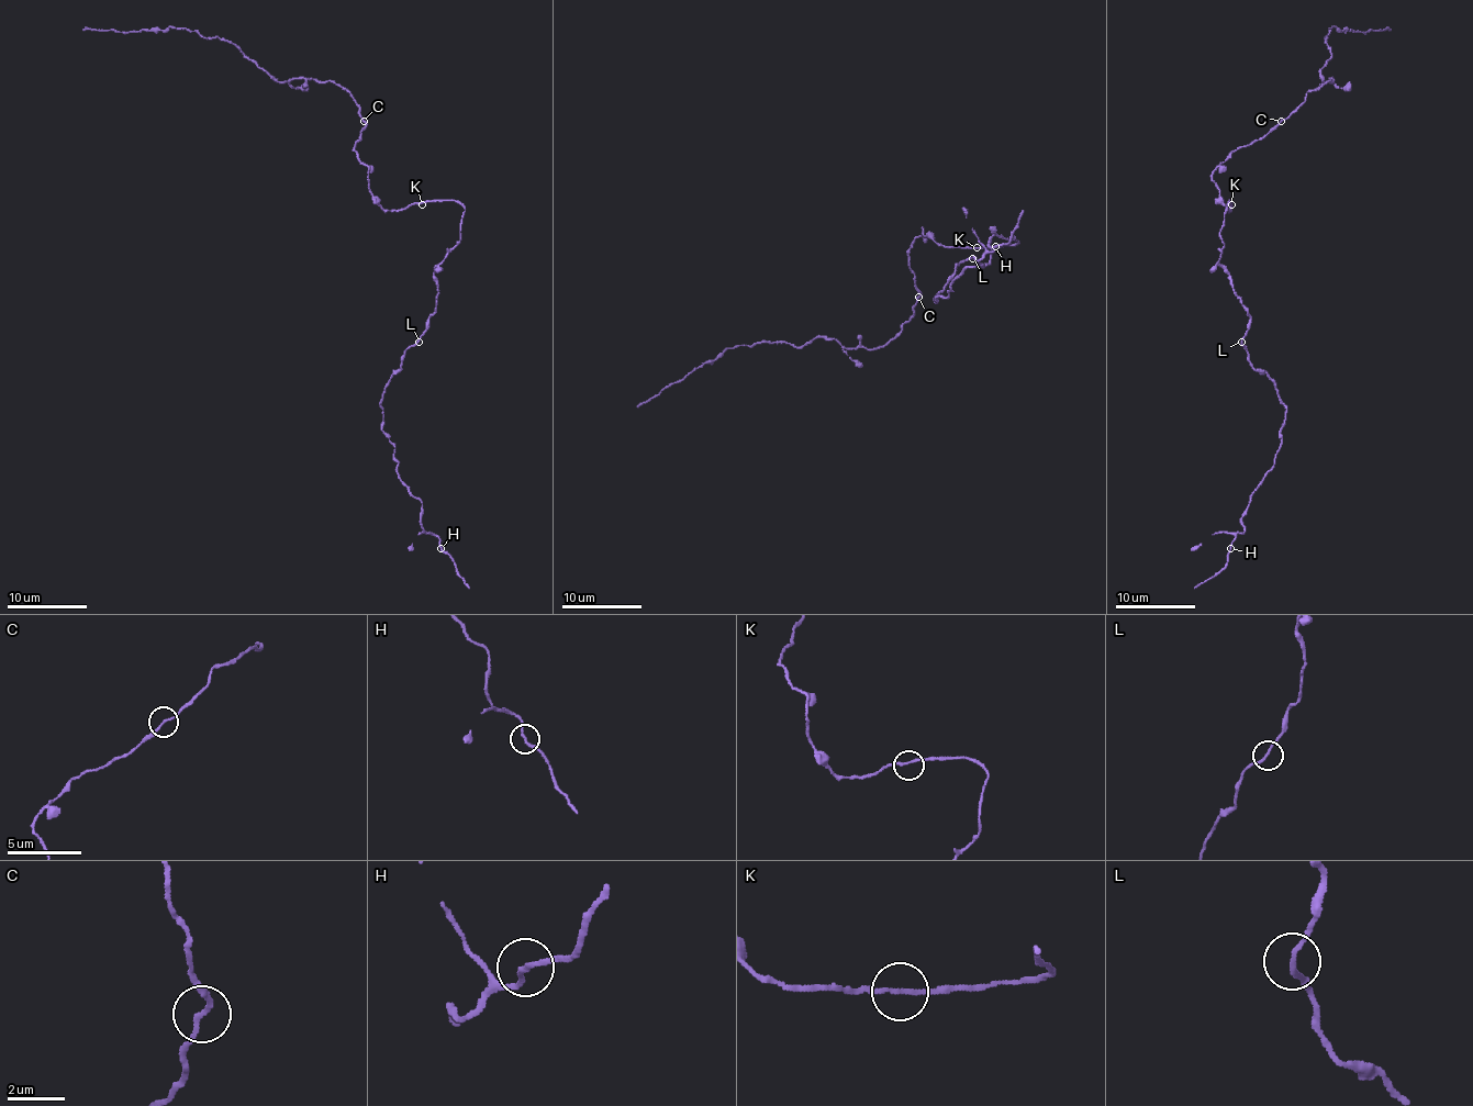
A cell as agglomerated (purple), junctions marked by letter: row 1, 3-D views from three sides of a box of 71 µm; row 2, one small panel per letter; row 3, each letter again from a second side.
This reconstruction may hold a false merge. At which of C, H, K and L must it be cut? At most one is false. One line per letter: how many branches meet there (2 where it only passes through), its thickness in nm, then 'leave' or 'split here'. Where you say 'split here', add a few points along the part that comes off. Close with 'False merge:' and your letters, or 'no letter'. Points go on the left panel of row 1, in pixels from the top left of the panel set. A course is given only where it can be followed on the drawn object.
C: 2 | 160 nm | leave
H: 2 | 160 nm | leave
K: 2 | 150 nm | leave
L: 2 | 160 nm | leave
False merge: no letter

